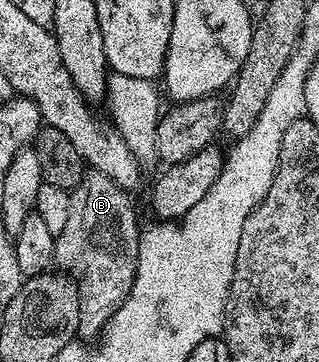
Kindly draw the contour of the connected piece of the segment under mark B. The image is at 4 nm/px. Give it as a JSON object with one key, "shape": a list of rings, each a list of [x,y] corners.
{"shape":[[[87,170],[78,186],[70,191],[68,222],[64,225],[64,233],[54,240],[53,266],[69,275],[78,285],[78,335],[86,341],[94,341],[101,336],[112,313],[116,313],[128,297],[136,277],[140,226],[130,198],[131,192],[116,185],[116,181],[104,173]]]}

